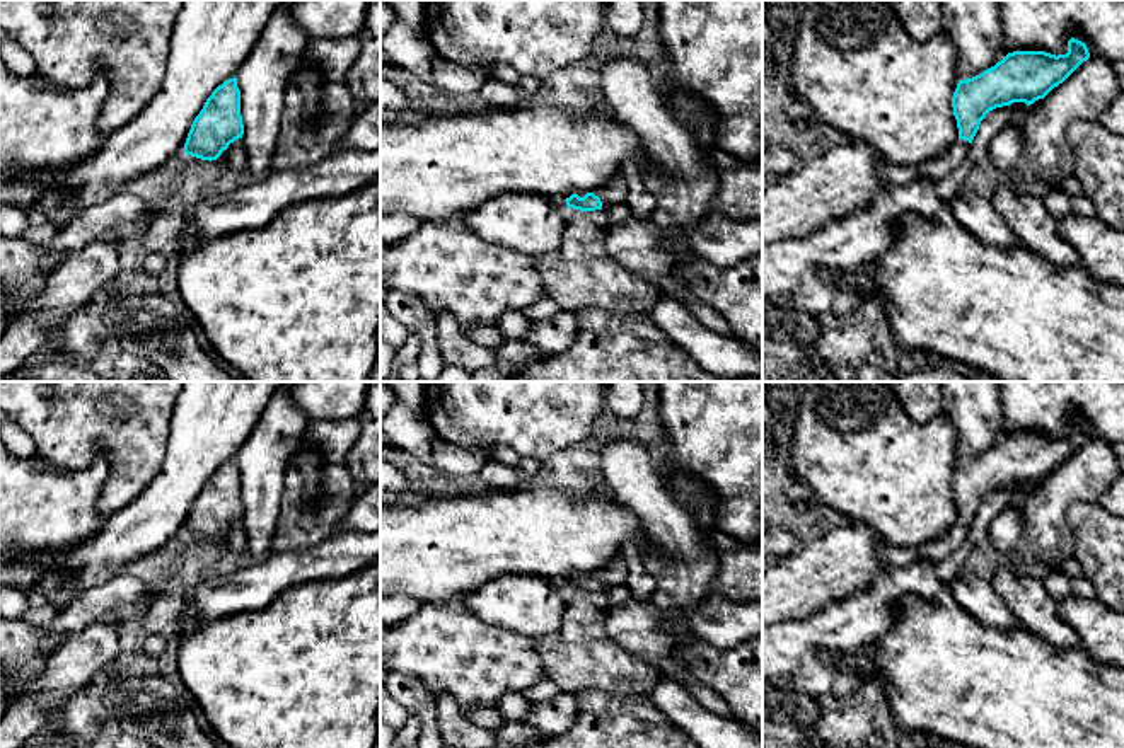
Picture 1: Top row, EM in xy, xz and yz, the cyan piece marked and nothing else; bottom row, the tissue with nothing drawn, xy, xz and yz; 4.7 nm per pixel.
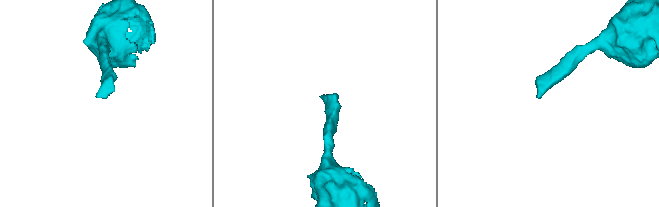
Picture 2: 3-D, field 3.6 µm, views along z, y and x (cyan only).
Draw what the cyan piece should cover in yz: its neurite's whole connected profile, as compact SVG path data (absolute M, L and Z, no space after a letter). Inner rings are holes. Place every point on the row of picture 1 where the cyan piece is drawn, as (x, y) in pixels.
M1071 37L1066 55L1046 51L1013 51L982 73L959 80L952 97L959 138L940 157L921 165L895 165L882 162L878 177L887 189L906 186L919 177L940 181L960 167L986 114L1013 102L1034 104L1063 83L1090 58L1085 43Z

